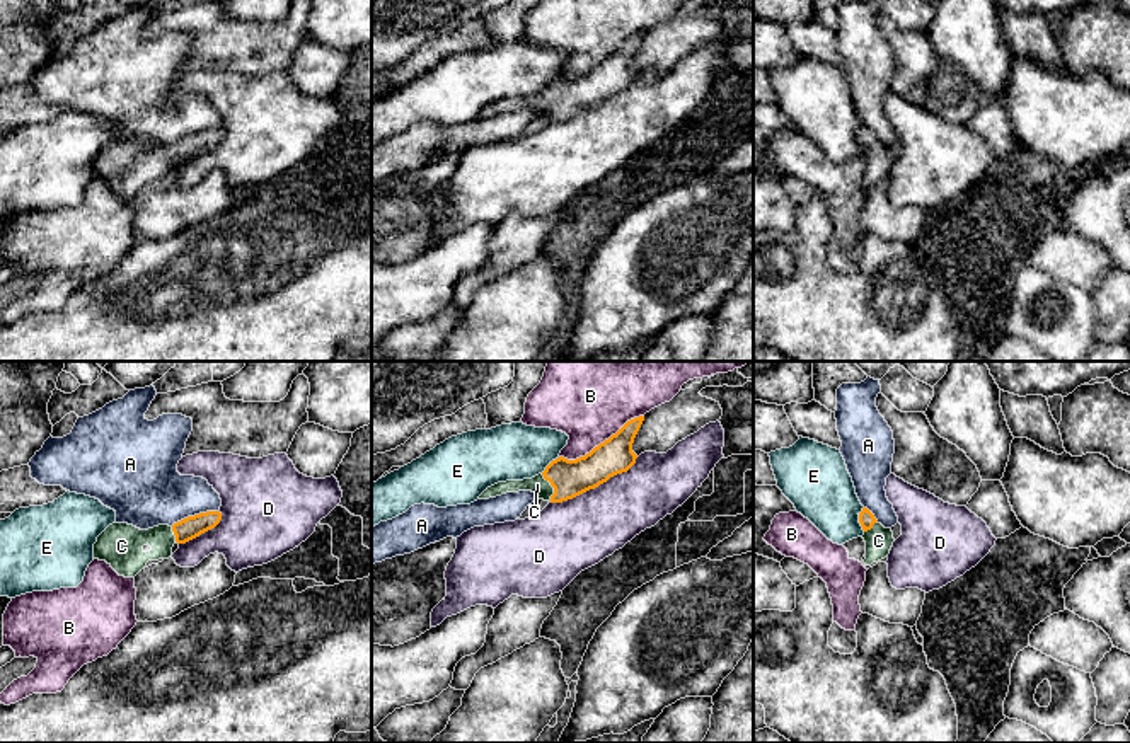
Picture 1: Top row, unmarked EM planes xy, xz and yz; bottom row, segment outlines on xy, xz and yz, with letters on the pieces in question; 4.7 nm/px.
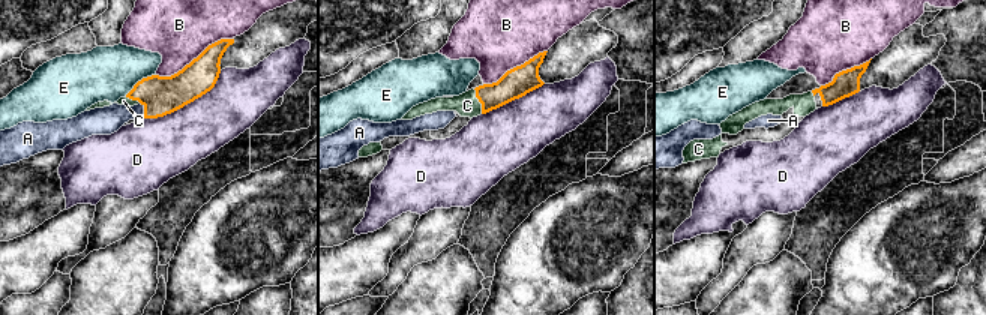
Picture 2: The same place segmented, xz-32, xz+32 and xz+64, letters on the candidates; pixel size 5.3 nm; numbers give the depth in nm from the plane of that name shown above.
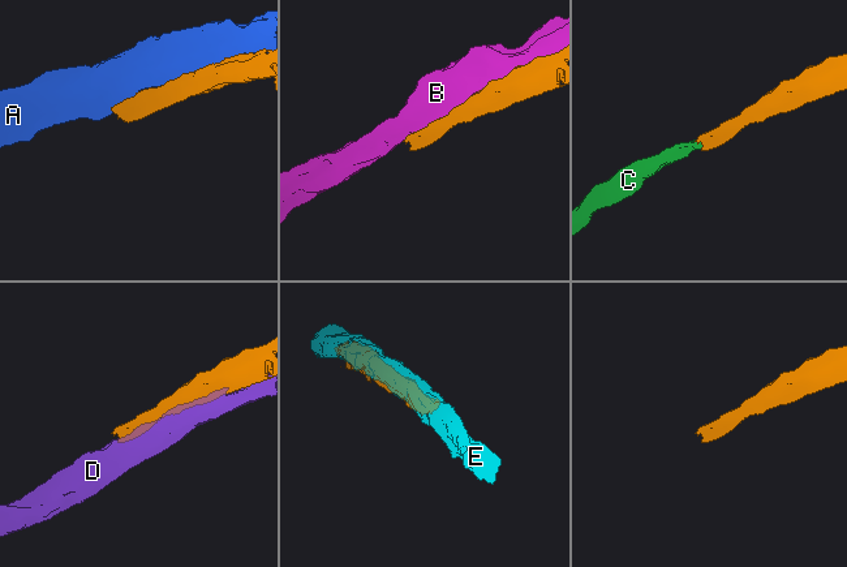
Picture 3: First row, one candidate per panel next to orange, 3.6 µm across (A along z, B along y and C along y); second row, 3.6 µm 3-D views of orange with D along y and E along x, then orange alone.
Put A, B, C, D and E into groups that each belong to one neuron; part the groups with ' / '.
A / B / C / D / E

